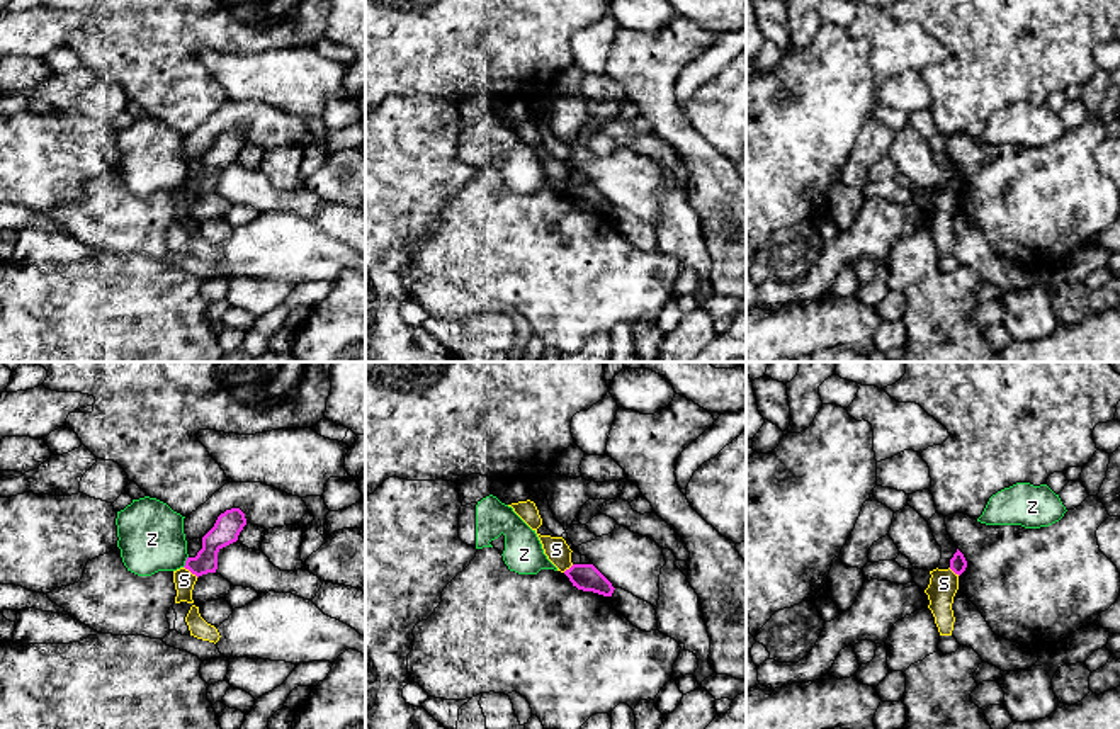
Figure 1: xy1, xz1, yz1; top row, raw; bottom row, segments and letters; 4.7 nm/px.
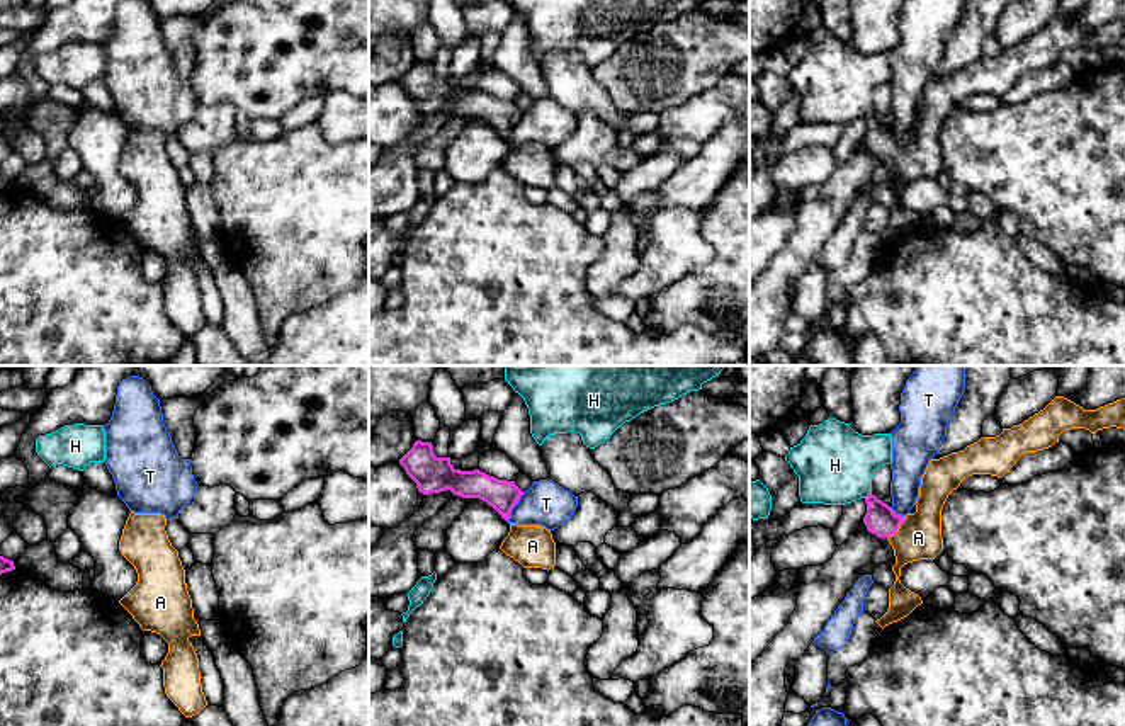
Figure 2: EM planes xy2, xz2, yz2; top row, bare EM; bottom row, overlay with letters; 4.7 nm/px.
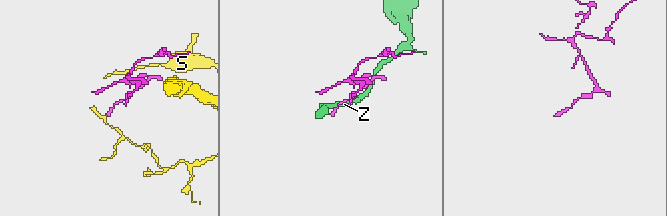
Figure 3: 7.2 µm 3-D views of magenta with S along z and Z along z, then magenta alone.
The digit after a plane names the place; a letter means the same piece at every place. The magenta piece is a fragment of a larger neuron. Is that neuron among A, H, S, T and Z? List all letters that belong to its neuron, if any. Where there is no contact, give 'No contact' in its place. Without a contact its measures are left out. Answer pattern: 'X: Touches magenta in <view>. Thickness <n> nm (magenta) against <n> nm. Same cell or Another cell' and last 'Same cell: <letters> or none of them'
A: Touches magenta in yz2. Thickness 140 nm (magenta) against 200 nm. Same cell
H: Touches magenta in yz2. Thickness 140 nm (magenta) against 360 nm. Another cell
S: Touches magenta in xy1. Thickness 120 nm (magenta) against 100 nm. Another cell
T: Touches magenta in xz2. Thickness 150 nm (magenta) against 220 nm. Another cell
Z: Touches magenta in xy1. Thickness 130 nm (magenta) against 320 nm. Another cell
Same cell: A

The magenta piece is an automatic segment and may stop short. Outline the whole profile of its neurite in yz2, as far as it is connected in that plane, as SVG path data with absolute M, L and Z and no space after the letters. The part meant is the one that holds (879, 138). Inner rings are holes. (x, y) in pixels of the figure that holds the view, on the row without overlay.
M1055 15L1023 43L1003 48L996 56L982 56L964 70L931 78L921 97L914 133L896 134L887 122L870 112L865 117L863 143L868 151L887 158L896 175L889 228L875 241L884 248L923 223L918 213L901 202L901 187L919 179L933 180L943 170L941 128L965 97L972 94L1003 97L1023 73L1052 66L1064 49L1086 48L1096 53L1110 46L1125 49L1125 17L1084 29L1064 15Z

